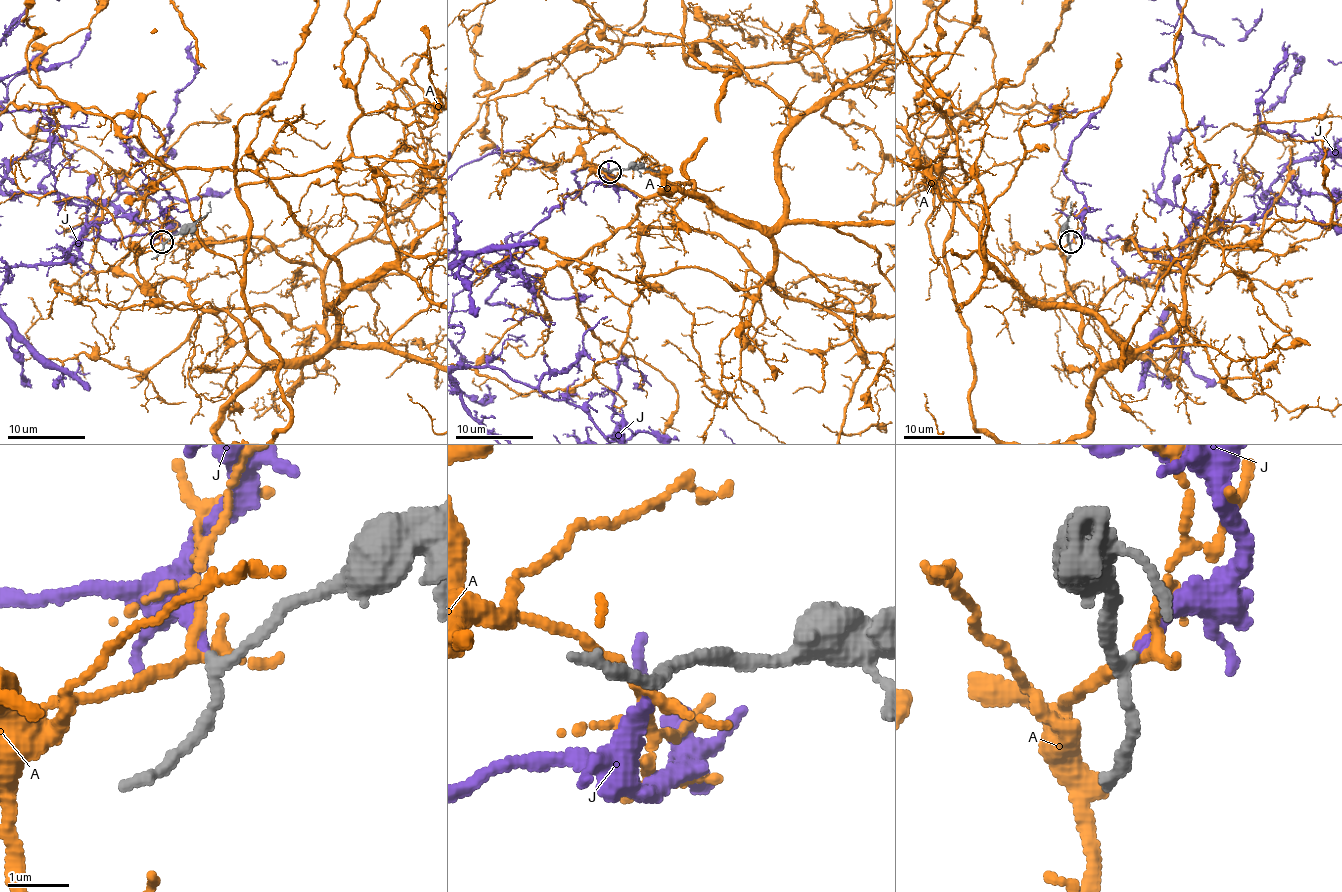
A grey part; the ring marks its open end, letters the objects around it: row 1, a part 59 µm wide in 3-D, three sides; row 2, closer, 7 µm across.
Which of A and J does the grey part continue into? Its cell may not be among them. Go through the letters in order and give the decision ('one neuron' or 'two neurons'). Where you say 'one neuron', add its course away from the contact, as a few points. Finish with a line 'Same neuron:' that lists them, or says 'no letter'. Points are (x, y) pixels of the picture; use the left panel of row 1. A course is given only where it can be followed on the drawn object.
A: two neurons
J: one neuron
Same neuron: J

